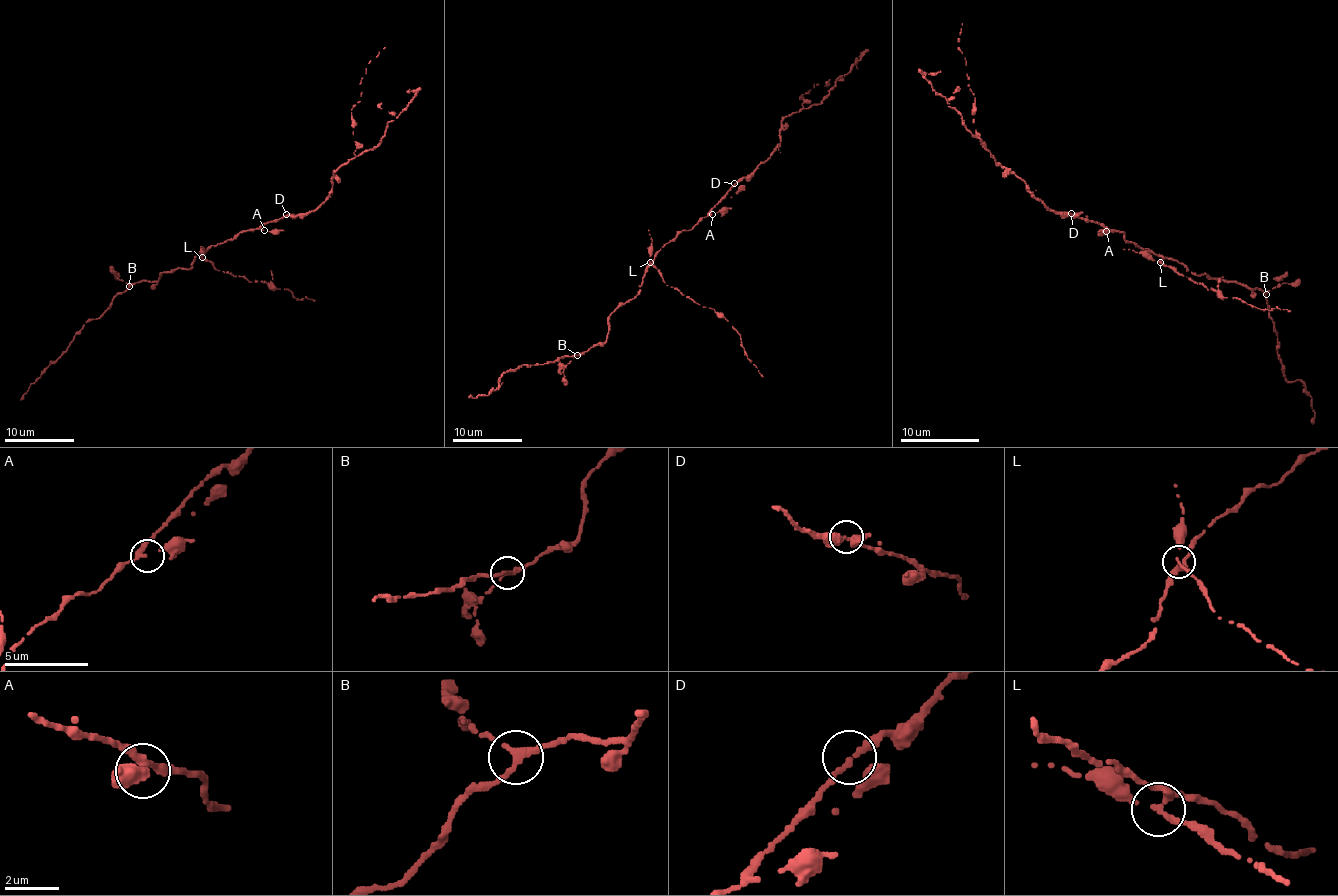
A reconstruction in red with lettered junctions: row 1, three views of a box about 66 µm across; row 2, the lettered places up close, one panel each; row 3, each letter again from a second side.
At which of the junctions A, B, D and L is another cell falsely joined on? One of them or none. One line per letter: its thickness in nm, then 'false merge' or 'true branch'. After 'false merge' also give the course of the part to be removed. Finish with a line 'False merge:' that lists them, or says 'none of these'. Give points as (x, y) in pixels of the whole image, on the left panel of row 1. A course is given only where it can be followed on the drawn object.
A: 200 nm | true branch
B: 240 nm | true branch
D: 200 nm | true branch
L: 240 nm | false merge | (201, 258), (250, 282), (264, 280), (278, 289), (288, 289), (297, 299), (314, 301)
False merge: L

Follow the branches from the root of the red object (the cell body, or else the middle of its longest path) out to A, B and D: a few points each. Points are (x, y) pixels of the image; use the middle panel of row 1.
A: (677, 235), (682, 230), (691, 230), (705, 216), (712, 214)
B: (677, 235), (656, 254), (644, 273), (639, 292), (611, 313), (606, 339), (577, 355)
D: (677, 235), (682, 230), (691, 230), (734, 183)

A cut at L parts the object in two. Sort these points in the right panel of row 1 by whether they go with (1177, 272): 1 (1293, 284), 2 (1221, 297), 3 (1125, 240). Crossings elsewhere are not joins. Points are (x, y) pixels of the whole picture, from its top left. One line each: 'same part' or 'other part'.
1: other part
2: same part
3: other part

